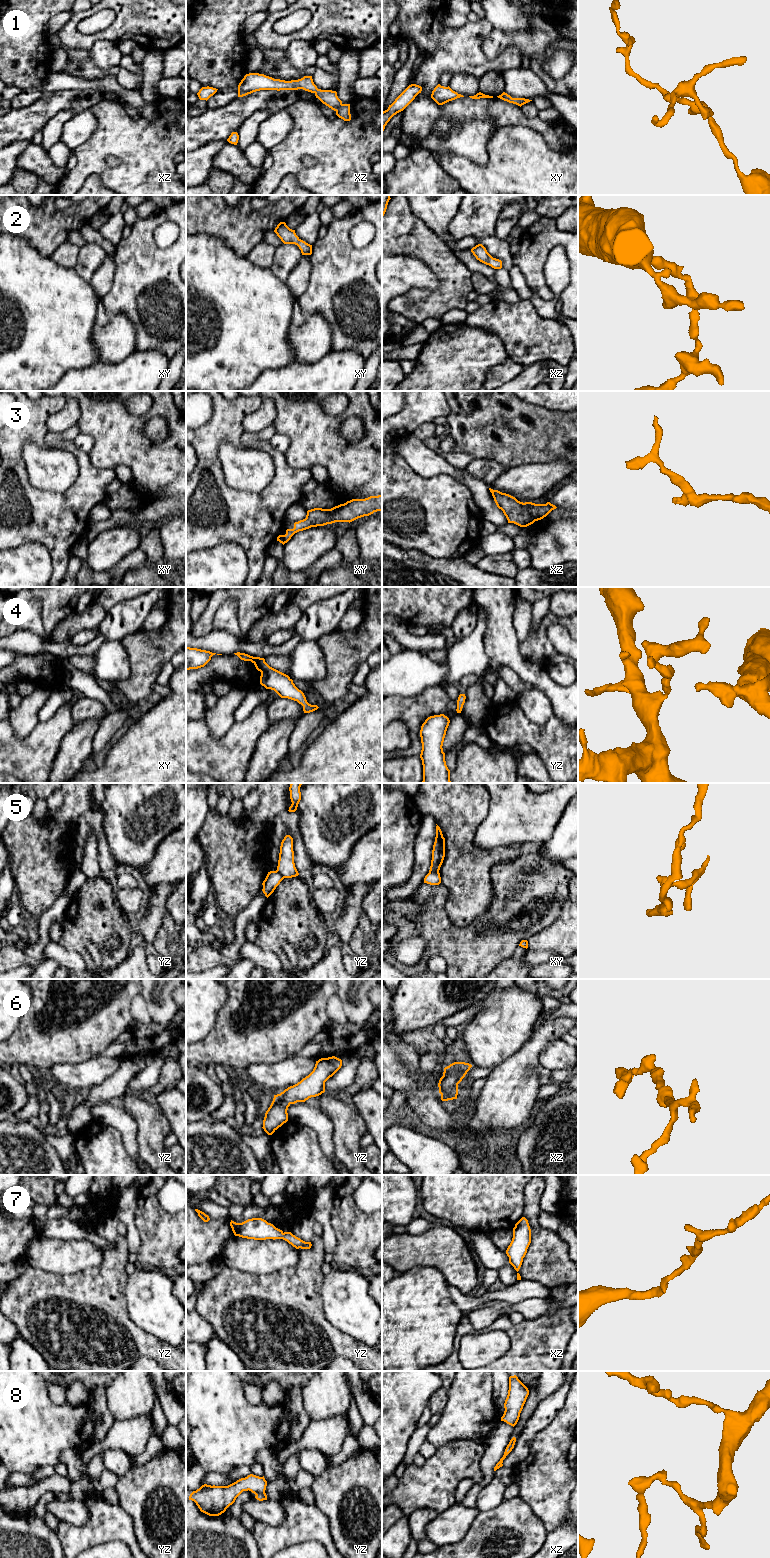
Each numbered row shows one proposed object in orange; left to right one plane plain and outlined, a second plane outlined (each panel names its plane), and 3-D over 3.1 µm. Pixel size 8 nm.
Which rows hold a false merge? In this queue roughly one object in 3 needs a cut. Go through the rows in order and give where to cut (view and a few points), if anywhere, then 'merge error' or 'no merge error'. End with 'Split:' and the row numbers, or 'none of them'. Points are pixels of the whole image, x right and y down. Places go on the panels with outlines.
1: no cut | no merge error
2: no cut | no merge error
3: no cut | no merge error
4: no cut | no merge error
5: xy (429, 871), (438, 872) | merge error
6: no cut | no merge error
7: no cut | no merge error
8: yz (264, 1491), (255, 1494) | merge error
Split: 5, 8

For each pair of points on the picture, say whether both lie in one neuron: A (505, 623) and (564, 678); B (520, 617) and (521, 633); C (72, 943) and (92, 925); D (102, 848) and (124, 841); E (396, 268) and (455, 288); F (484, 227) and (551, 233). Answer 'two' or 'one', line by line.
A: two
B: one
C: one
D: two
E: two
F: two

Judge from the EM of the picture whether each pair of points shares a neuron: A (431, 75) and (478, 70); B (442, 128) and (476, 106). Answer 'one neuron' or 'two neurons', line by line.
A: one neuron
B: two neurons

